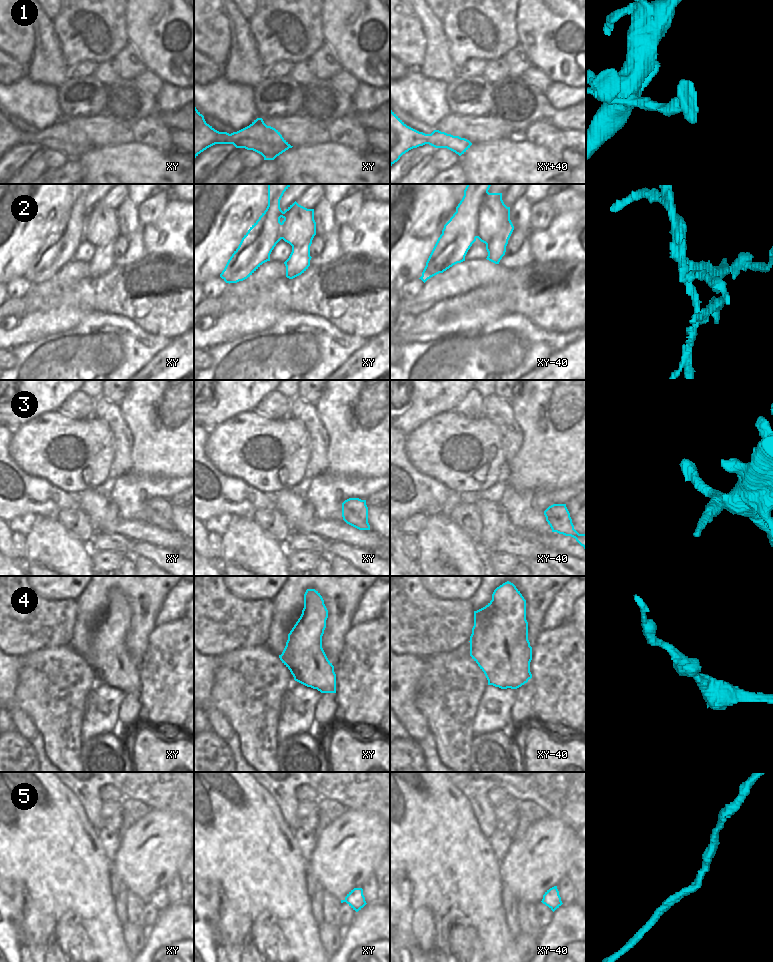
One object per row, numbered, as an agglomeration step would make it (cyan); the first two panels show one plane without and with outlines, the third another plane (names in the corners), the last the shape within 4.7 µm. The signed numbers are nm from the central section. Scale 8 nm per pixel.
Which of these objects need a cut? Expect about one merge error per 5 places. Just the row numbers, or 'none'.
2

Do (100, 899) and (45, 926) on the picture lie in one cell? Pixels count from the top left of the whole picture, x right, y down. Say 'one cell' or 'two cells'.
one cell

